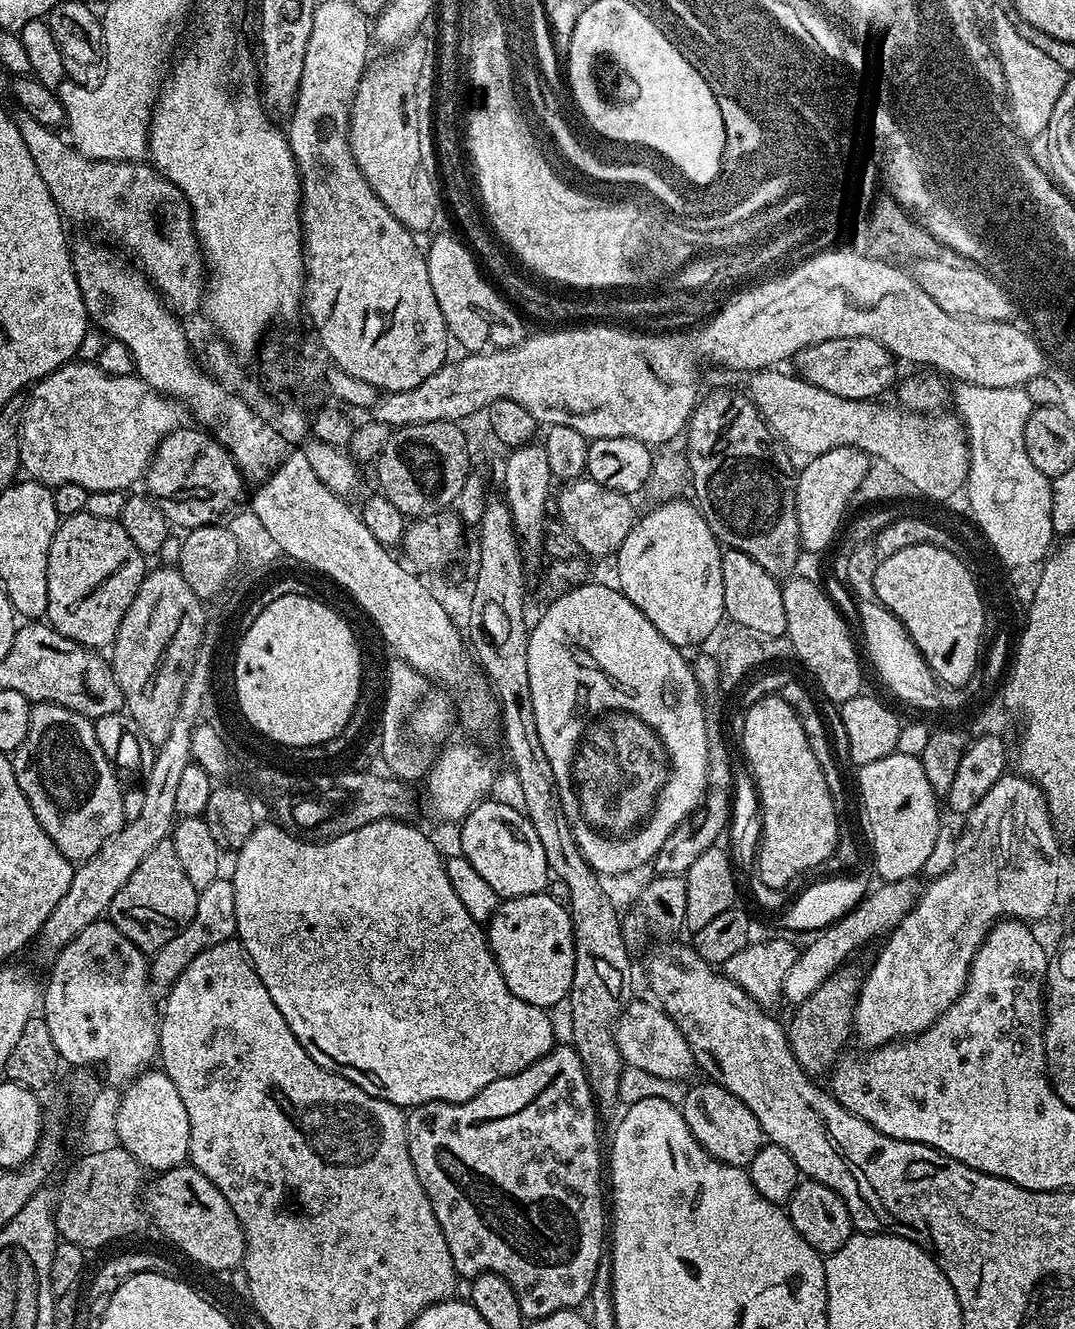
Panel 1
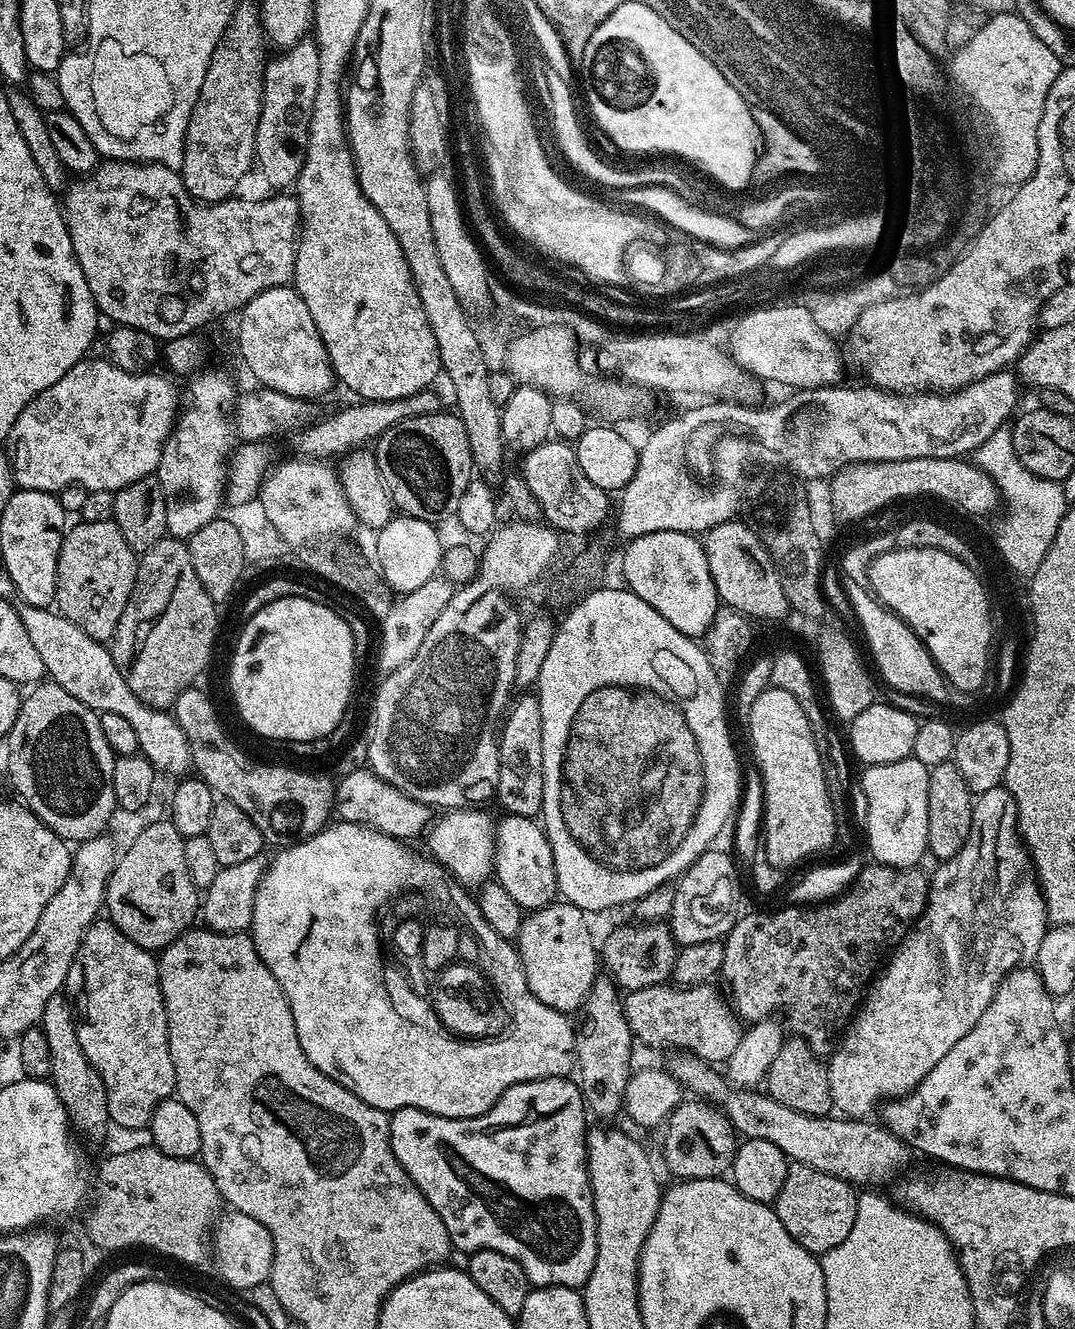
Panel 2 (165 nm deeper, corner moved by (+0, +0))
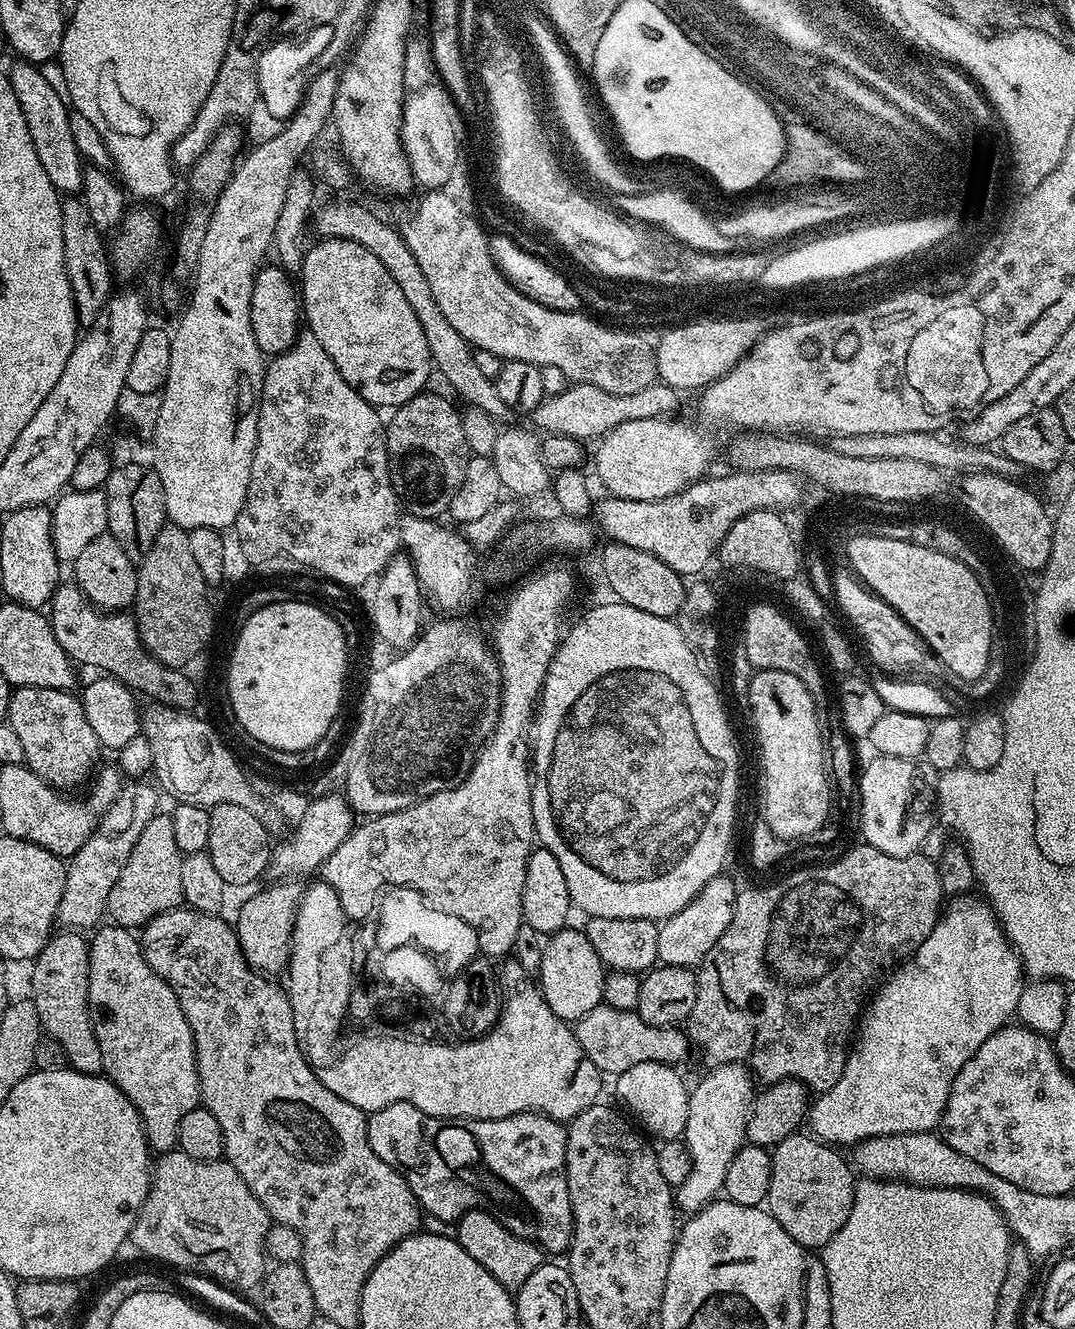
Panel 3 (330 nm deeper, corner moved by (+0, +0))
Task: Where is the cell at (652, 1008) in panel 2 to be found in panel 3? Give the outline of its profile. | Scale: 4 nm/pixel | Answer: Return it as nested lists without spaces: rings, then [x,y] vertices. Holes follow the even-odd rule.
[[[601,1003],[575,1023],[579,1045],[601,1073],[617,1076],[638,1062],[677,1065],[690,1052],[690,1041],[679,1028],[650,1027],[634,1010],[618,1010]]]

